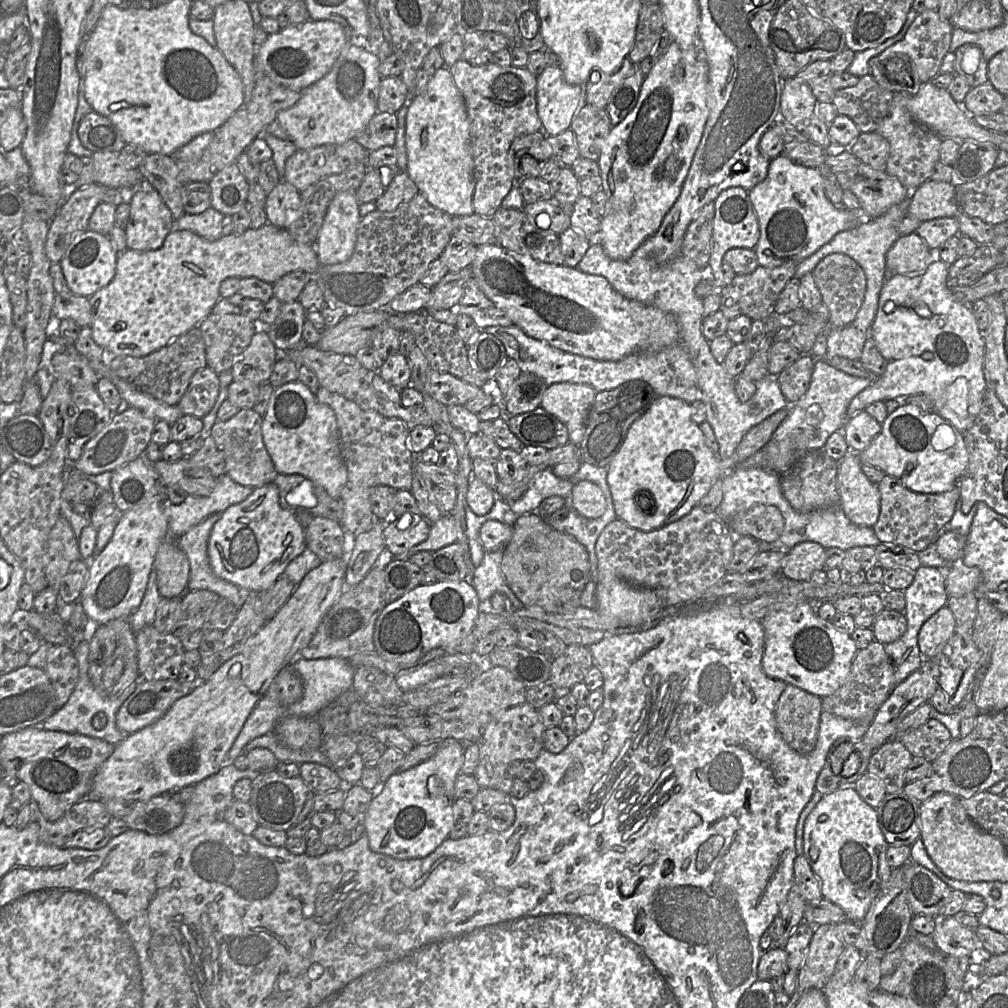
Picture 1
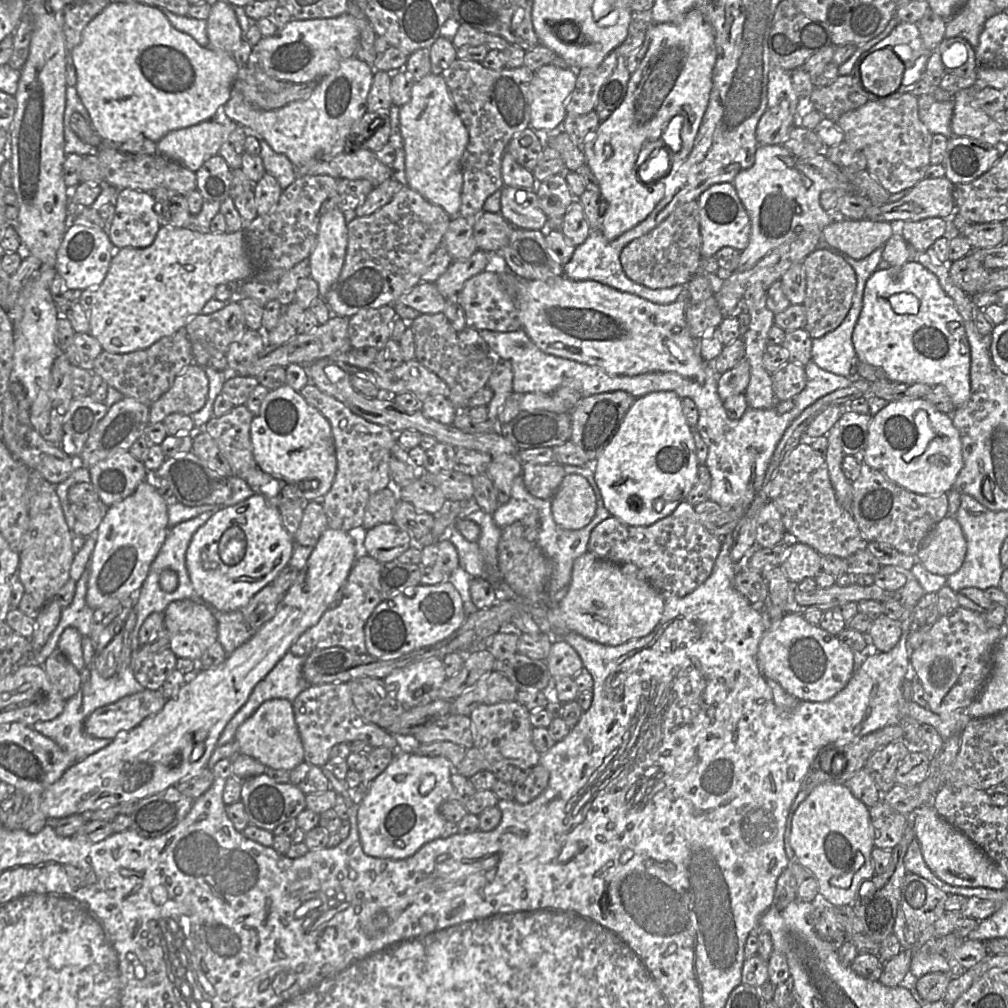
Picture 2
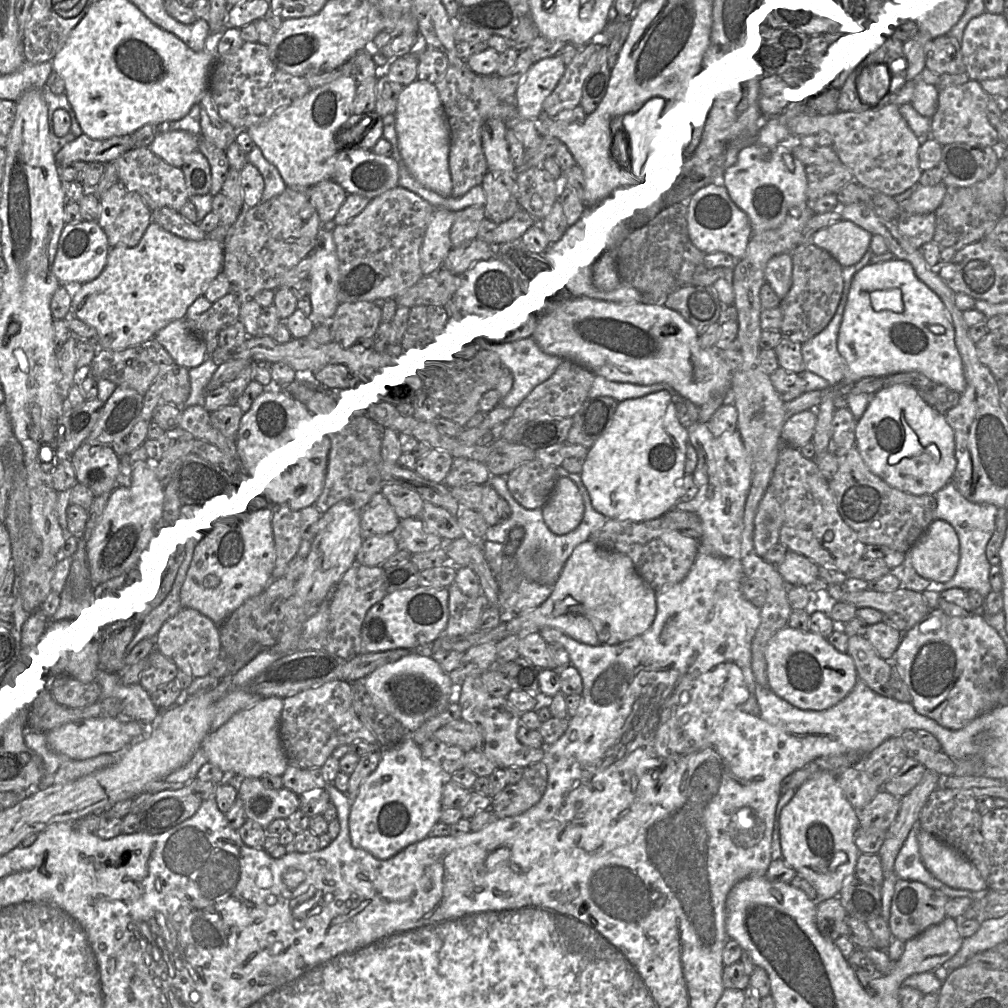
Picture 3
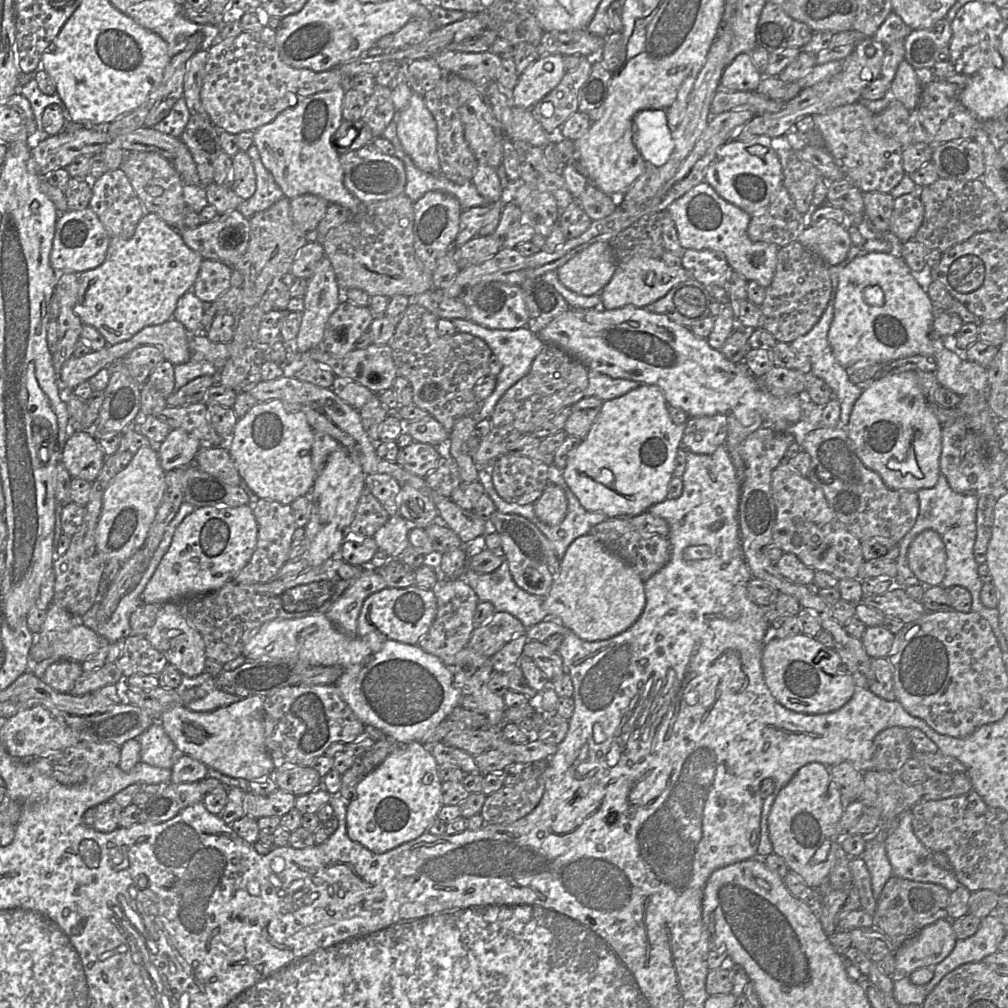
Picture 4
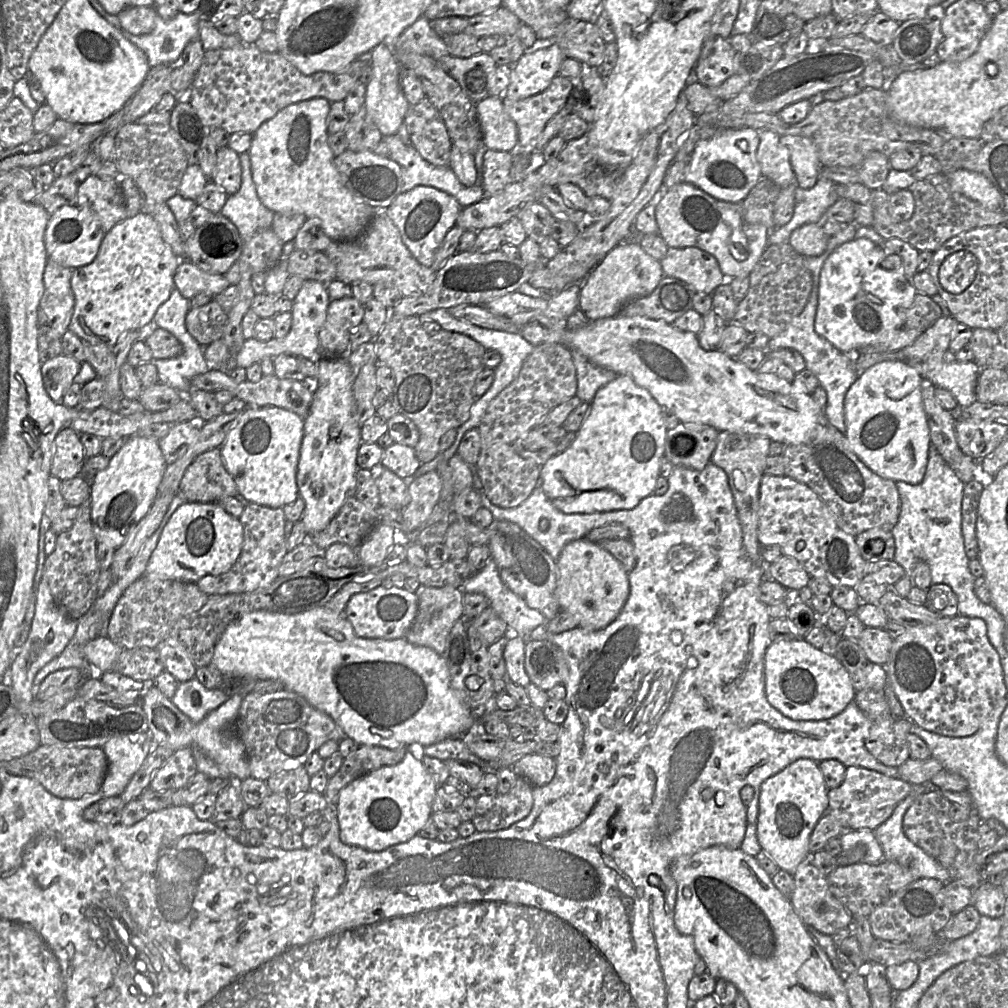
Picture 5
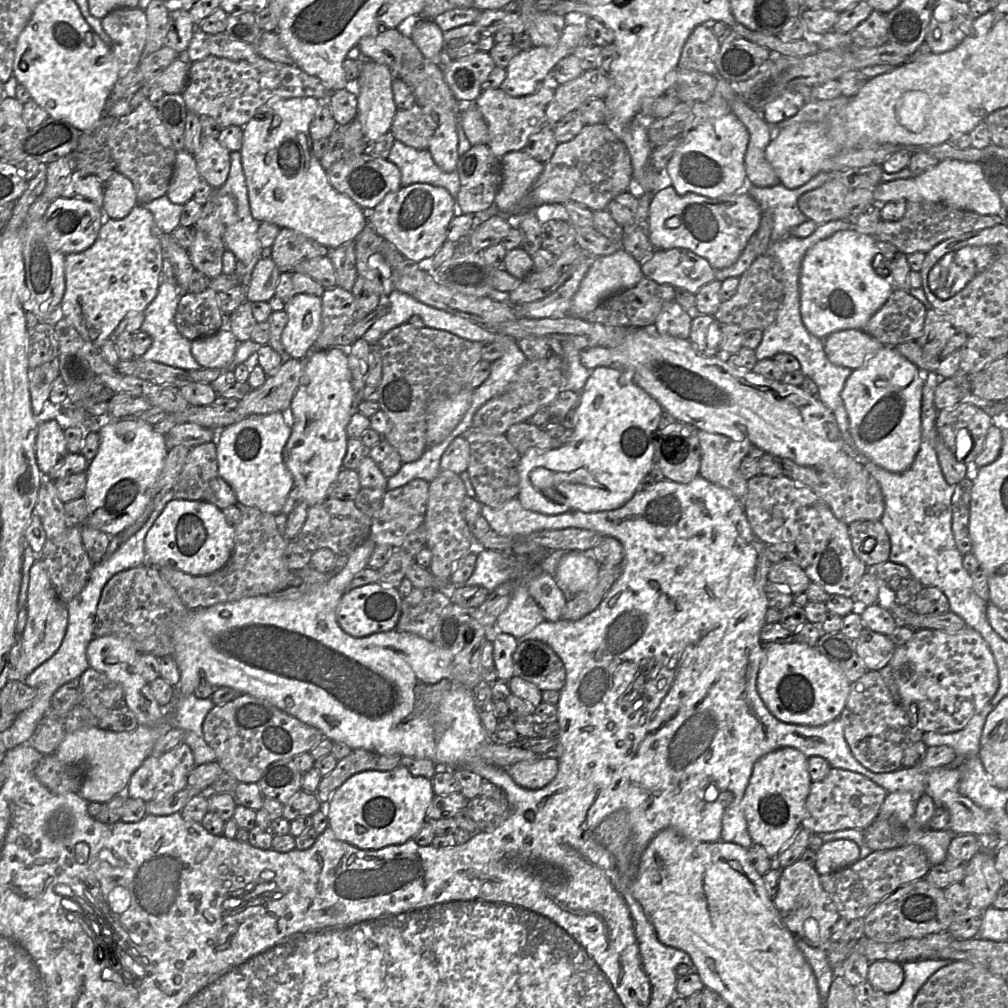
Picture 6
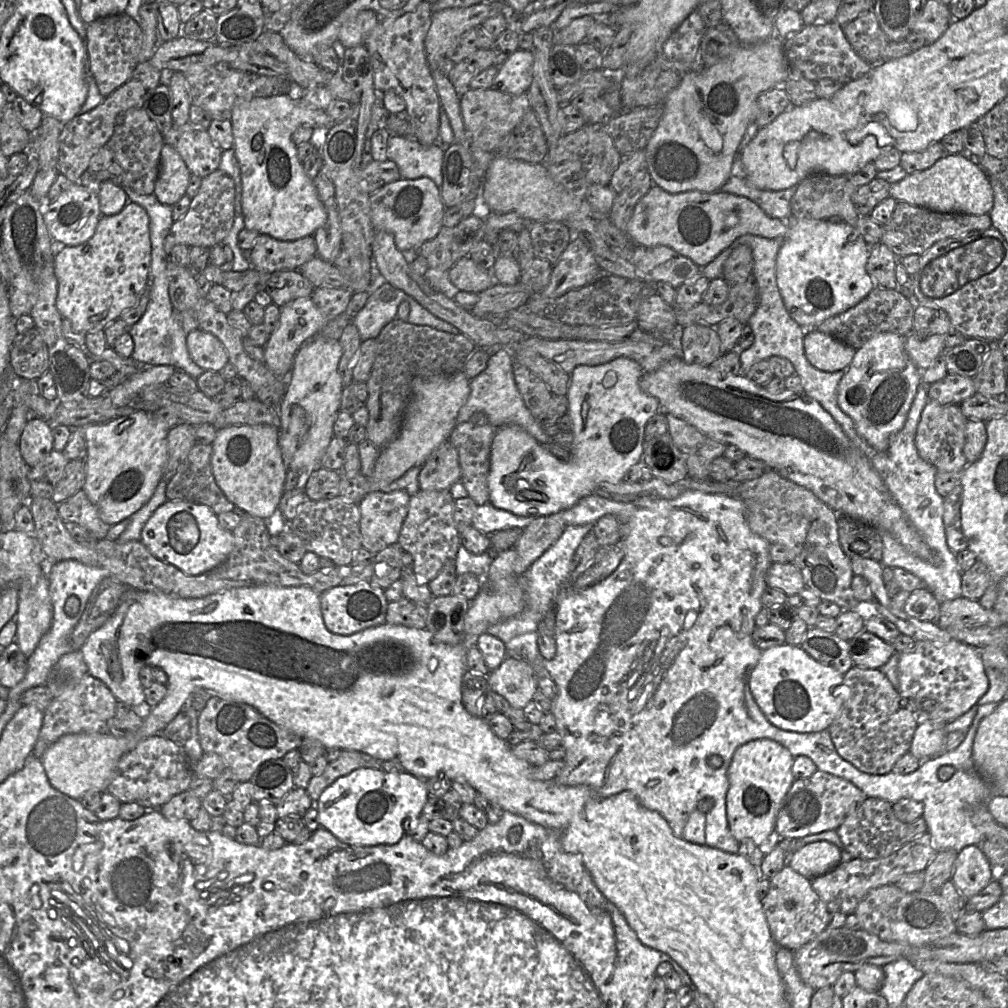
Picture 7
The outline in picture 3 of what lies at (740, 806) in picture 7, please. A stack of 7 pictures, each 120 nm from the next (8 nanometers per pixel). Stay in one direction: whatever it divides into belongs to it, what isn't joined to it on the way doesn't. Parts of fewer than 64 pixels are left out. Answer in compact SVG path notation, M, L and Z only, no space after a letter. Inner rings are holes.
M819 772L801 785L789 802L778 812L777 823L782 858L797 875L803 876L816 889L819 900L837 897L844 879L854 875L861 852L854 843L859 829L856 809L849 803L837 782L837 776L828 772Z

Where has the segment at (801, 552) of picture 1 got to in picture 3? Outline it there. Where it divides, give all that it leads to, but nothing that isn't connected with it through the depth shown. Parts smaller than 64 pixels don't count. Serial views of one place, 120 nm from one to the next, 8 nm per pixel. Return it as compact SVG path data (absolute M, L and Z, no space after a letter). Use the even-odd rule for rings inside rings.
M788 551L776 567L789 586L808 586L819 578L819 566L796 552Z

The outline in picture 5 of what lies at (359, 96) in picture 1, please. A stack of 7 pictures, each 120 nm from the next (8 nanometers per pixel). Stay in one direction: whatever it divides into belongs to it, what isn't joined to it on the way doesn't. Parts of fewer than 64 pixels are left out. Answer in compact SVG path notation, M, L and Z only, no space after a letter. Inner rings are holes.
M313 98L291 104L265 121L253 133L248 150L252 179L262 204L275 213L303 214L308 219L318 218L324 233L333 241L358 239L378 212L360 198L354 196L344 185L334 164L334 154L328 145L327 116L331 102L324 98Z

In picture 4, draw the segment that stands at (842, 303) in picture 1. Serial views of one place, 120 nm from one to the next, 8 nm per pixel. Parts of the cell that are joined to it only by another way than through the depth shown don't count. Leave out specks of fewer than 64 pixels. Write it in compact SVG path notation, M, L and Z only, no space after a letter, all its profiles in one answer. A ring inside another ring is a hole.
M798 241L779 247L775 273L771 284L765 289L765 298L759 307L762 328L777 342L790 344L809 332L821 318L832 290L828 267L821 258Z

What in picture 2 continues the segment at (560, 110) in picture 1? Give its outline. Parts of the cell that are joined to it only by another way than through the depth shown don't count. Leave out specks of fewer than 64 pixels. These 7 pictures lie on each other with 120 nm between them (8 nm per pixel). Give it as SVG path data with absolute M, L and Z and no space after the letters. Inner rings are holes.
M547 64L534 72L529 85L530 128L548 133L558 131L567 116L566 105L575 89L577 73L575 69L562 69Z

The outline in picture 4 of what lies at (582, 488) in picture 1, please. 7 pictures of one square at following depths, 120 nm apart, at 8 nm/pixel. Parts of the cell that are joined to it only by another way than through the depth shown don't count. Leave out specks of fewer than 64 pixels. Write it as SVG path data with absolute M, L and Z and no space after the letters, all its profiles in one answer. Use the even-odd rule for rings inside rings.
M549 483L534 506L539 520L549 526L556 526L564 520L567 514L568 501L560 486Z

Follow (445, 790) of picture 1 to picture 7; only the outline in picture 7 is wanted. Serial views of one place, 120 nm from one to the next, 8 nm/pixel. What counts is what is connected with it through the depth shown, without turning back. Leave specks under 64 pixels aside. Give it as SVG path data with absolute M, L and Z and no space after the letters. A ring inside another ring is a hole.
M361 768L338 778L322 792L314 807L320 828L347 845L372 847L398 843L422 815L428 798L425 779L406 771Z

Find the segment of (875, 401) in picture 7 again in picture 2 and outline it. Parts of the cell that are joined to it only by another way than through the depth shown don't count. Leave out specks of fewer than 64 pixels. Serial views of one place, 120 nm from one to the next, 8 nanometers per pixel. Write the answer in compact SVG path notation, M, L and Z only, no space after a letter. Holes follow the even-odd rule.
M924 398L891 401L874 414L869 424L867 444L860 459L896 485L921 495L948 494L954 489L955 481L964 466L962 441L952 415L939 411Z

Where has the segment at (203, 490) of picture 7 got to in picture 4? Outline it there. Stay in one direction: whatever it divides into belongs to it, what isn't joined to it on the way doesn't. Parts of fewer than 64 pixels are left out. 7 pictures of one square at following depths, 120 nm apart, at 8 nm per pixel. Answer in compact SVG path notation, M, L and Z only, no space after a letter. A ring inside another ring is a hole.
M225 446L201 448L195 458L194 464L198 468L224 483L239 486L241 477L234 462Z

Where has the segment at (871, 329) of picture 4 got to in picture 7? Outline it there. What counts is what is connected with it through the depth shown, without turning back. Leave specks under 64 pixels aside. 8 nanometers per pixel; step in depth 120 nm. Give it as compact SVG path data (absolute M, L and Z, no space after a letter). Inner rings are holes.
M792 218L788 227L776 258L776 282L789 315L806 331L812 331L827 318L859 303L876 286L866 271L870 246L856 227L843 222Z

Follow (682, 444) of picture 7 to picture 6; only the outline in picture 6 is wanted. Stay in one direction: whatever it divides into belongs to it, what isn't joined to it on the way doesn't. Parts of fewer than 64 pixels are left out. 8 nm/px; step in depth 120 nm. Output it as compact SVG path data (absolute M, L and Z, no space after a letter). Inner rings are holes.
M704 430L698 431L698 438L701 451L699 476L729 490L742 502L748 481L742 476L740 465L754 446Z

